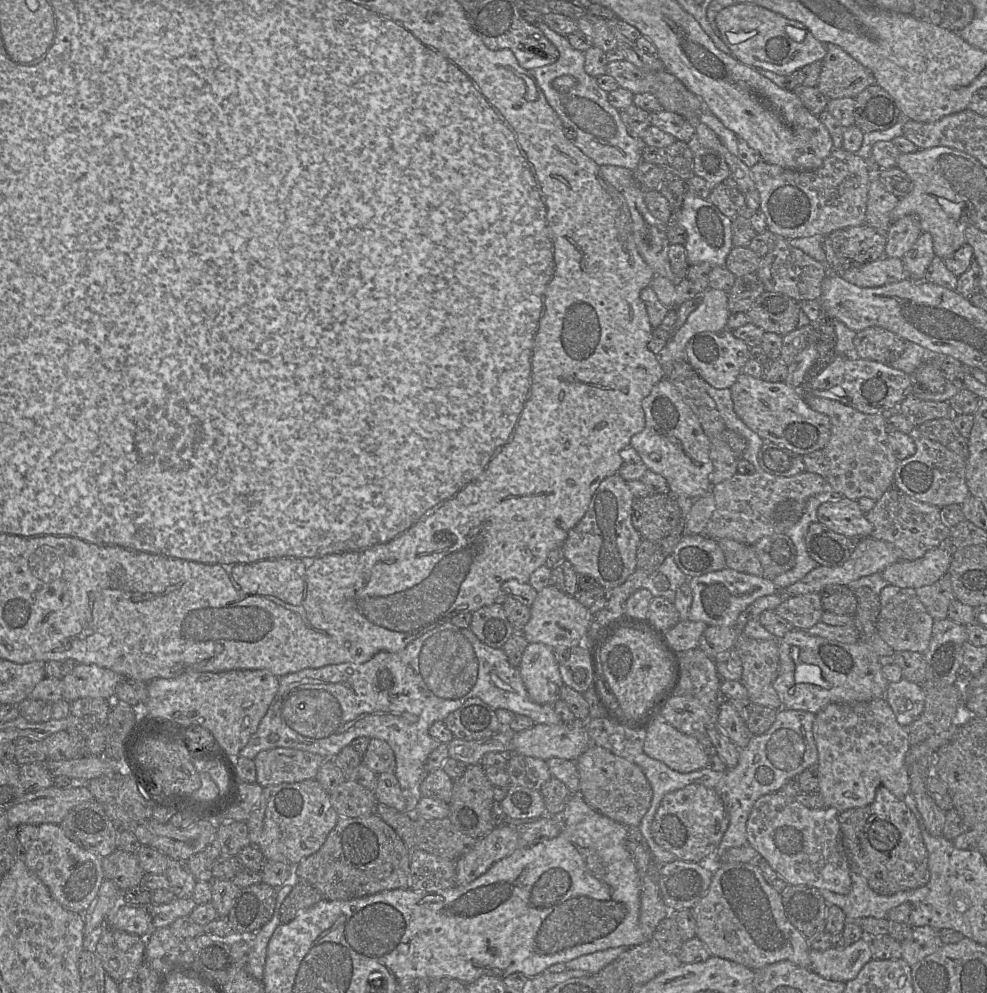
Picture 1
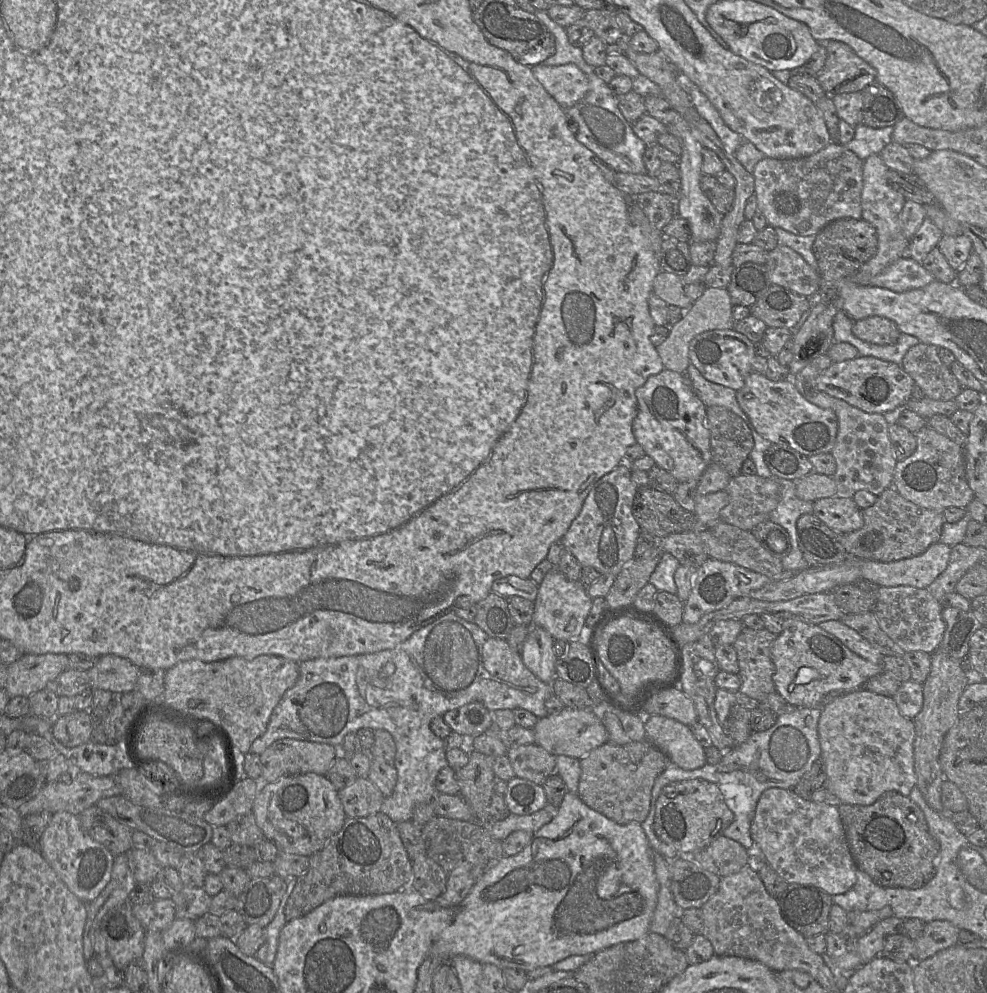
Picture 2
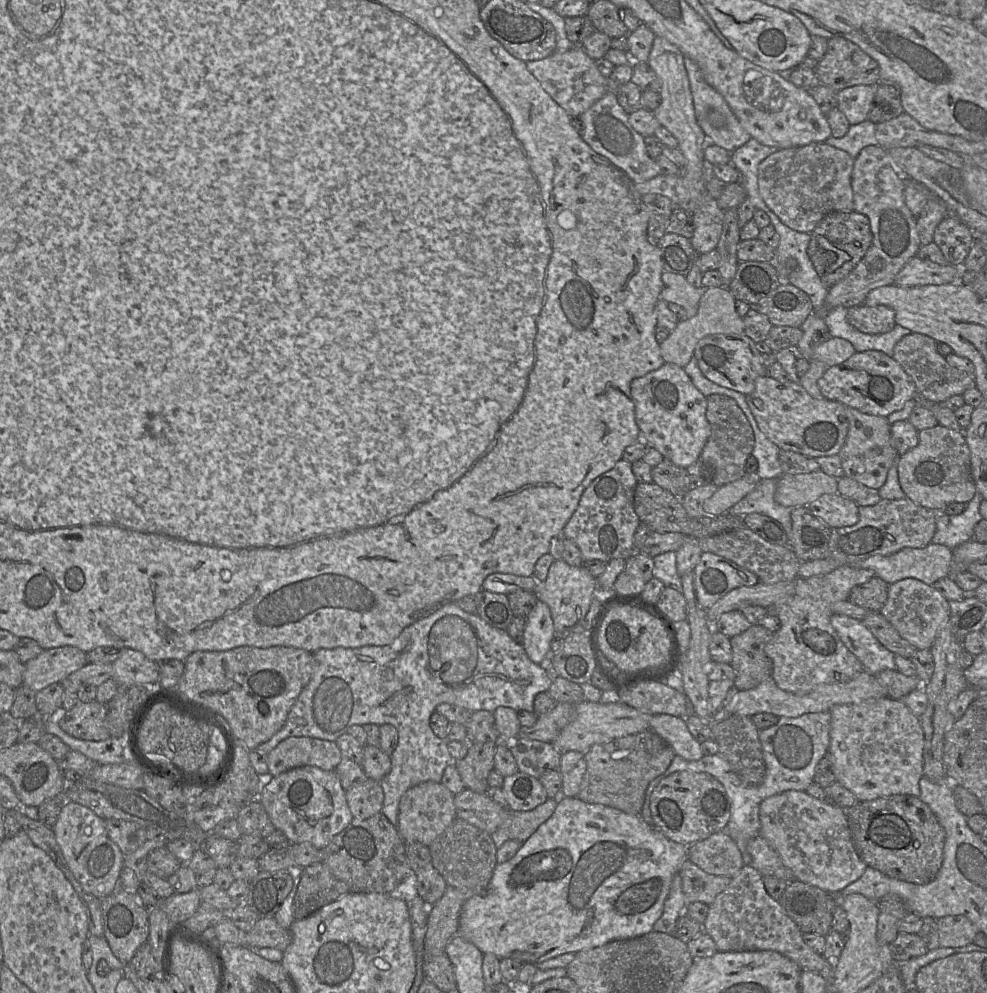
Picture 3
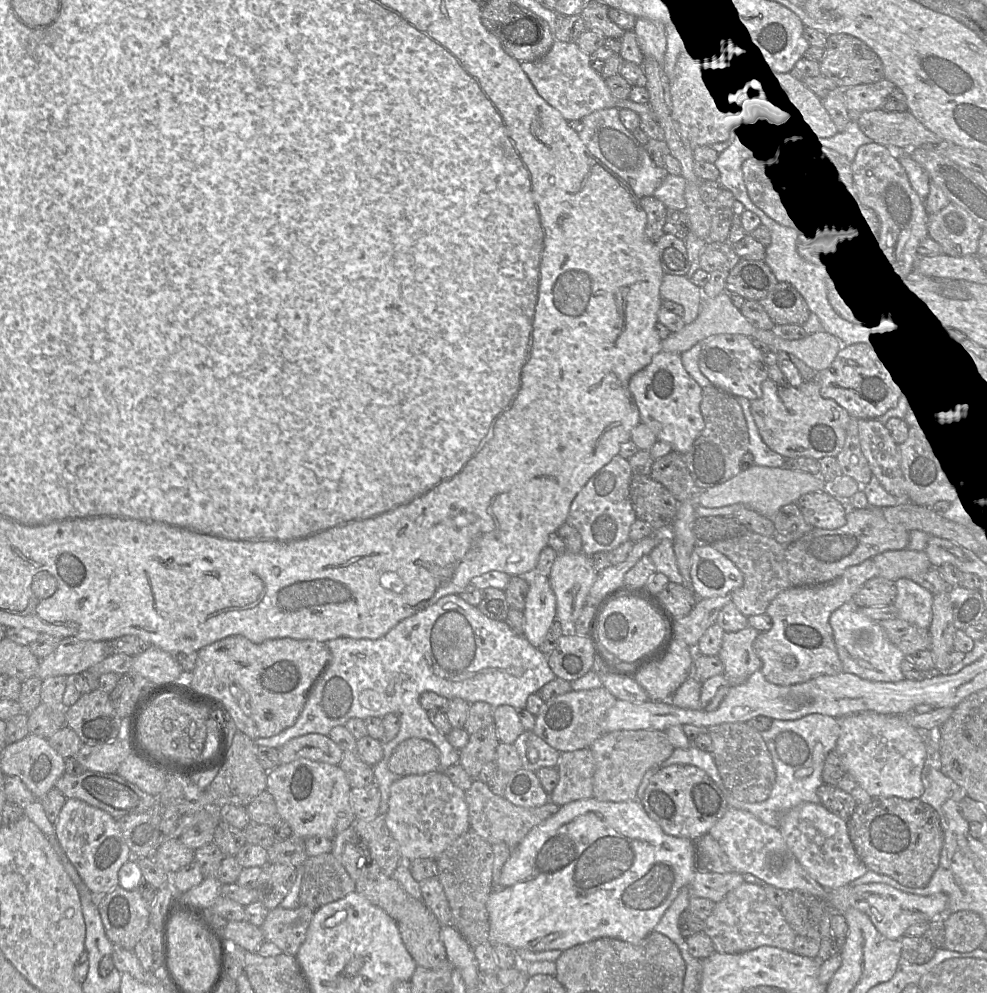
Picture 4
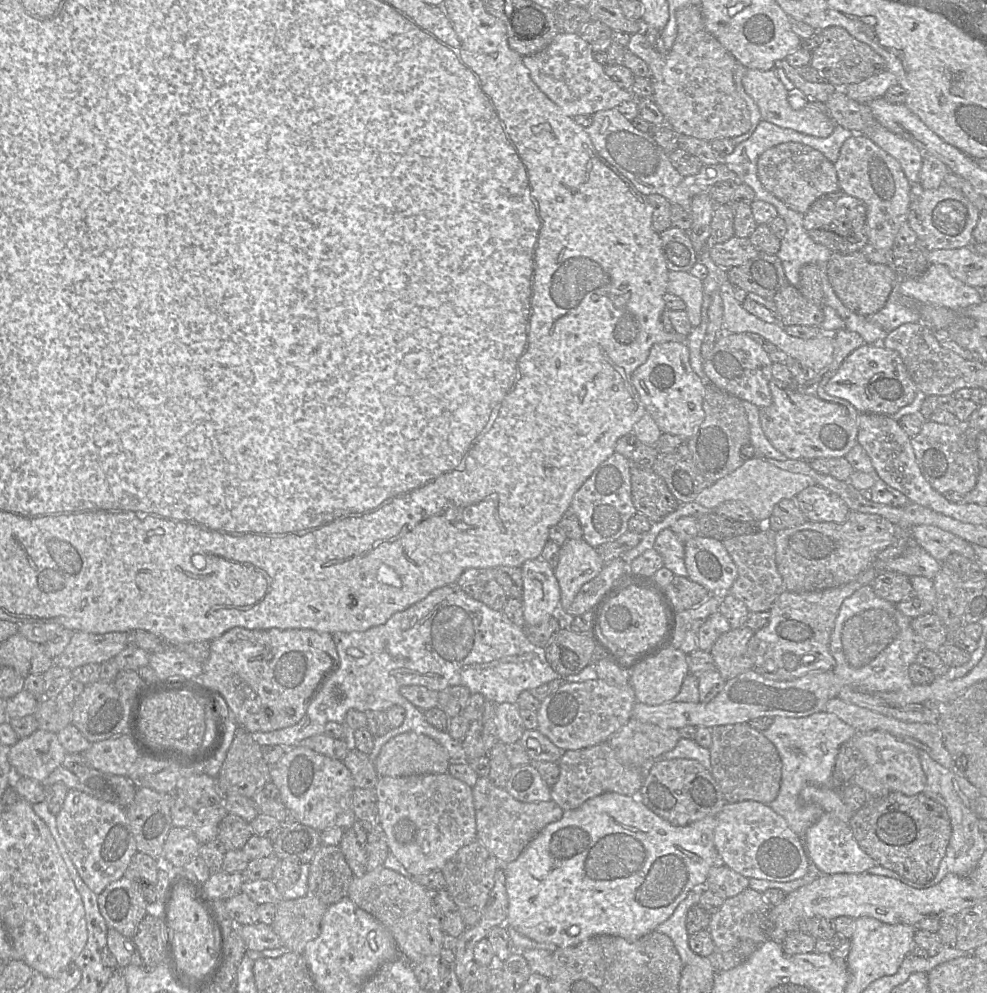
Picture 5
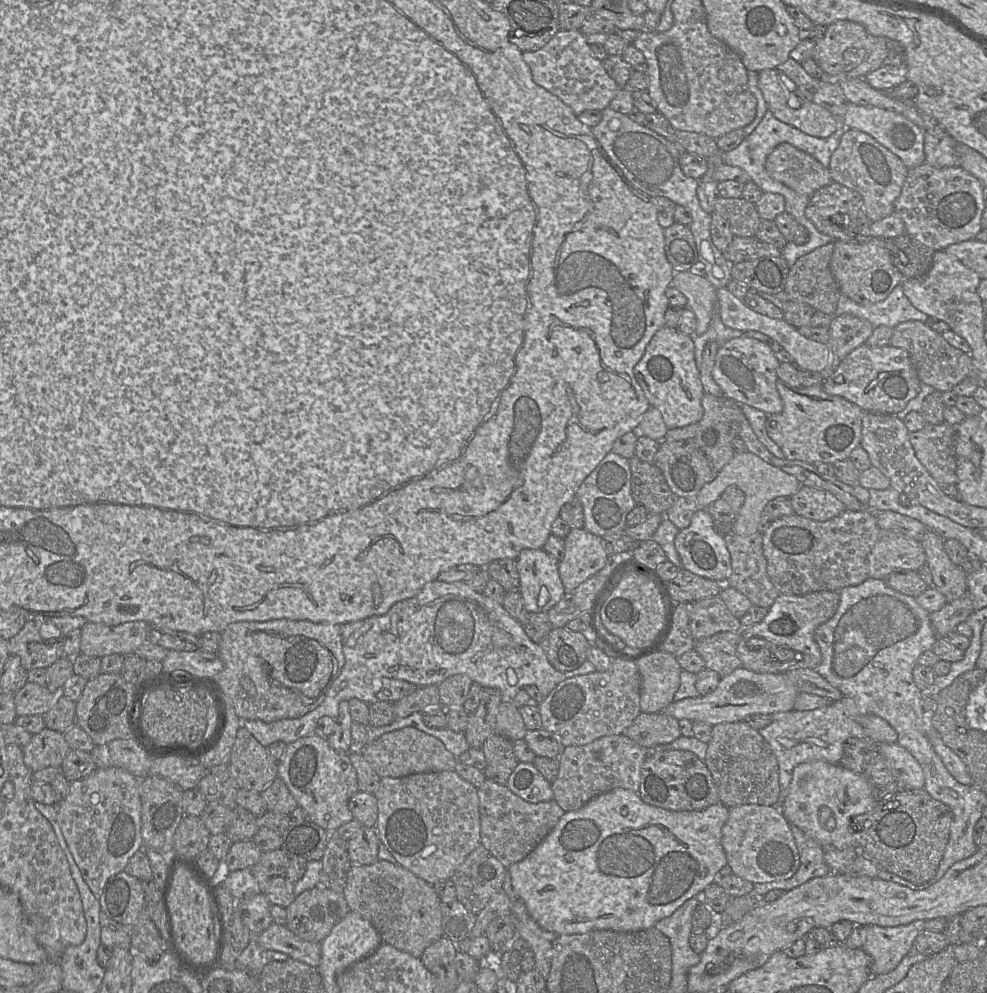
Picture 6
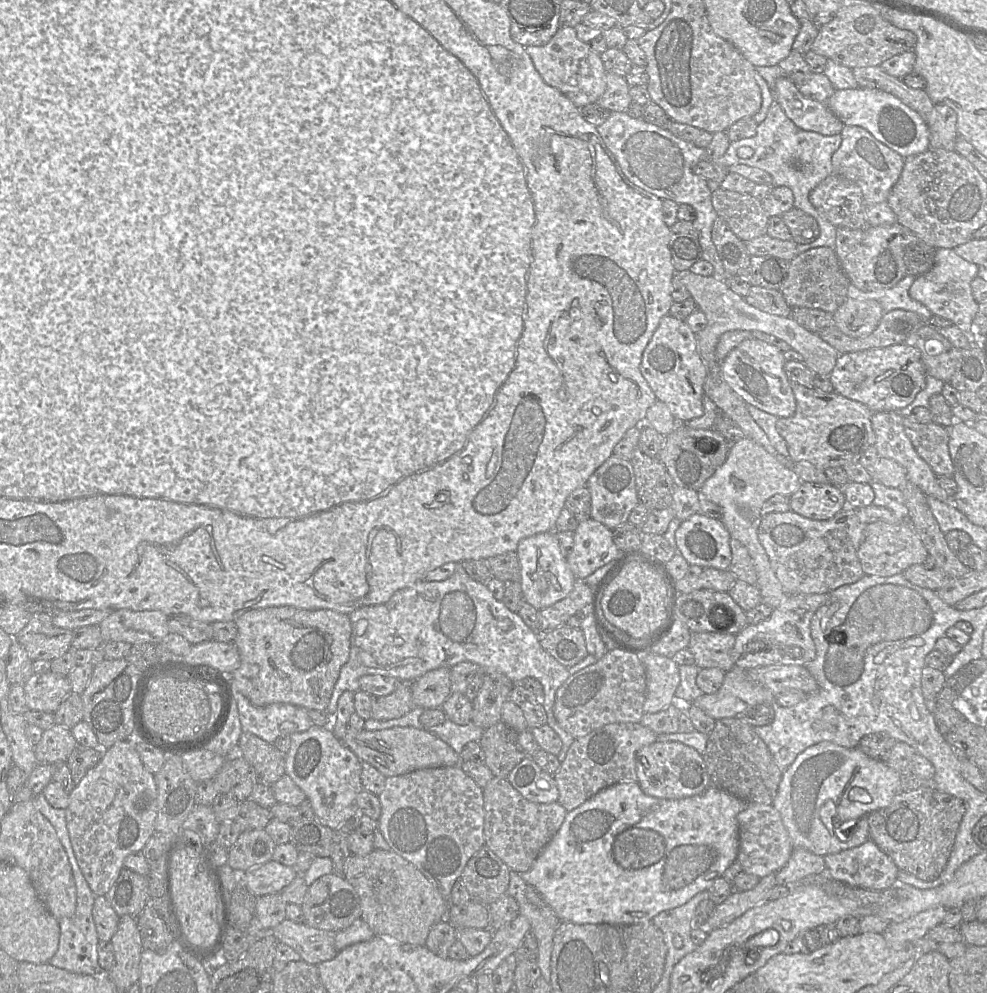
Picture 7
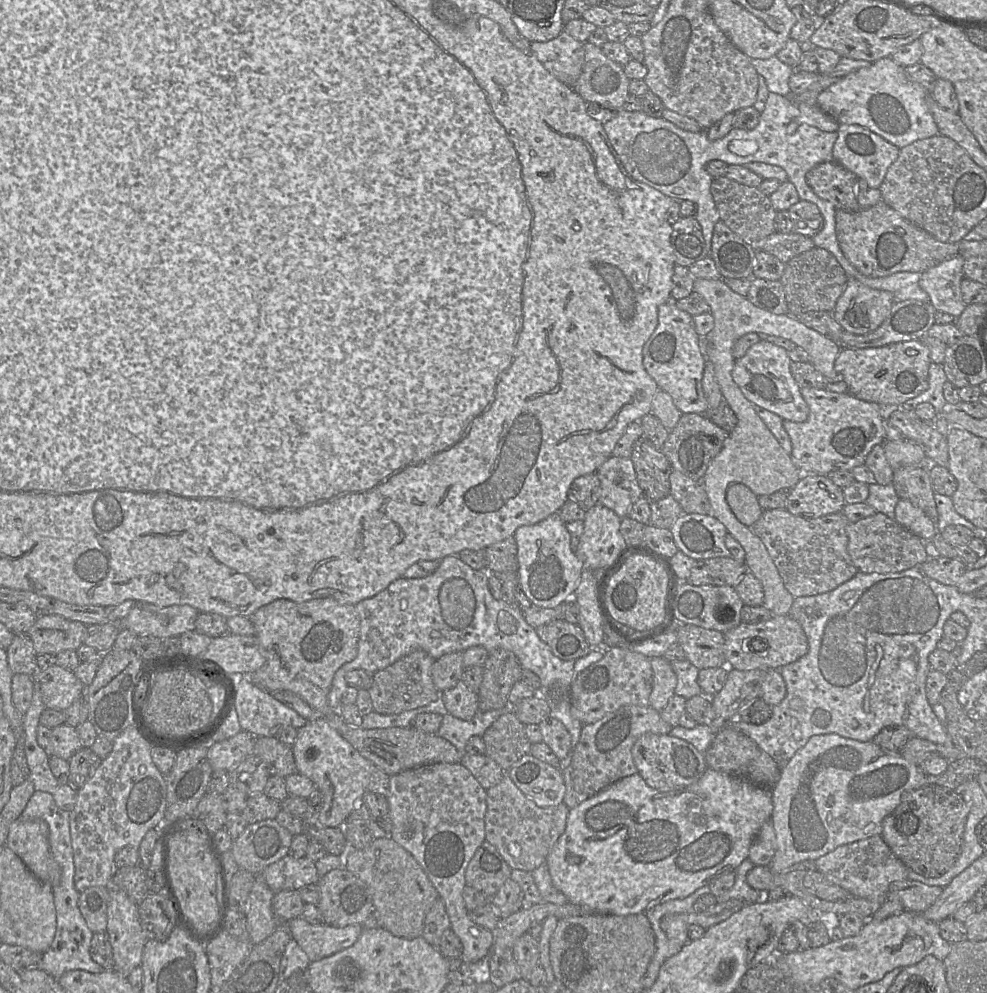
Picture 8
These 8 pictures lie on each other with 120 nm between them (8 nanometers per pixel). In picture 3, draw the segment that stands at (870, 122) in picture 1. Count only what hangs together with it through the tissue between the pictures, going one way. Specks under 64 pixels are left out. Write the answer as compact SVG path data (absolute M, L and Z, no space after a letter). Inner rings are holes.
M879 82L875 86L875 96L868 120L878 124L898 117L903 112L897 86L891 83Z

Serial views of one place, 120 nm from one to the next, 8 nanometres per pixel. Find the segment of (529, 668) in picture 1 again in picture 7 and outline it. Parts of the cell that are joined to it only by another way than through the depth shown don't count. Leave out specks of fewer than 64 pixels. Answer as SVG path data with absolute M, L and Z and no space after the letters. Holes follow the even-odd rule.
M556 530L539 533L519 541L517 556L520 563L520 583L523 598L537 610L565 598L573 589L576 578L562 555Z

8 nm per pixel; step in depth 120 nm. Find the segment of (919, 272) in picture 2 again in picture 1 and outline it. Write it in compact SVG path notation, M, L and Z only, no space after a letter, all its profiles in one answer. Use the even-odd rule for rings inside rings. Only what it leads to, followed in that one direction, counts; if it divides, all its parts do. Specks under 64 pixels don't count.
M887 256L850 268L839 275L860 287L880 287L909 278L903 259Z

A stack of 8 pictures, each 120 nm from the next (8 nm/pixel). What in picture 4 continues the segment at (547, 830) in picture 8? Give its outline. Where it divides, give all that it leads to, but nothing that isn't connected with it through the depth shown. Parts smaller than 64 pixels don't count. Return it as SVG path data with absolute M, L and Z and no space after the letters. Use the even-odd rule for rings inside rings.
M473 780L471 787L465 792L465 799L469 810L470 829L490 845L504 843L512 851L535 826L555 815L560 808L552 802L532 808L516 806L505 797L494 794L486 783L479 780Z

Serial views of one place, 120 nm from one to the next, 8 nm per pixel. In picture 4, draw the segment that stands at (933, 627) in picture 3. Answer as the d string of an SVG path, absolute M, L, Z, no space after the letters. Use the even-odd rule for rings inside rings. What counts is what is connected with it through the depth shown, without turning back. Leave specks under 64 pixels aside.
M900 578L895 581L897 595L894 599L898 618L917 627L929 629L933 620L933 594L910 578Z

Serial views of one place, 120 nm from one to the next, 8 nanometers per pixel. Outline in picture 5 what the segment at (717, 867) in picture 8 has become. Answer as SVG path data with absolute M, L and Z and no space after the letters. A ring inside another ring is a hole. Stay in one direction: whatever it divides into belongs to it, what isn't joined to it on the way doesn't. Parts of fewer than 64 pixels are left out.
M608 792L588 799L578 808L564 811L561 819L544 827L516 860L503 864L508 896L508 915L505 925L536 942L553 943L558 947L577 945L598 935L619 936L627 940L639 939L666 921L690 891L705 886L709 870L719 863L719 855L714 845L716 824L716 816L707 816L685 826L674 826L648 809L637 796Z

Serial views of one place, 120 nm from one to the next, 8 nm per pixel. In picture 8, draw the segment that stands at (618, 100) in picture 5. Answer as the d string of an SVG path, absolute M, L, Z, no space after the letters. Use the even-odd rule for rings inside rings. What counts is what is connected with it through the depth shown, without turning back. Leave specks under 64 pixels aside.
M566 31L546 42L531 42L544 68L567 86L574 87L584 66L584 46Z

